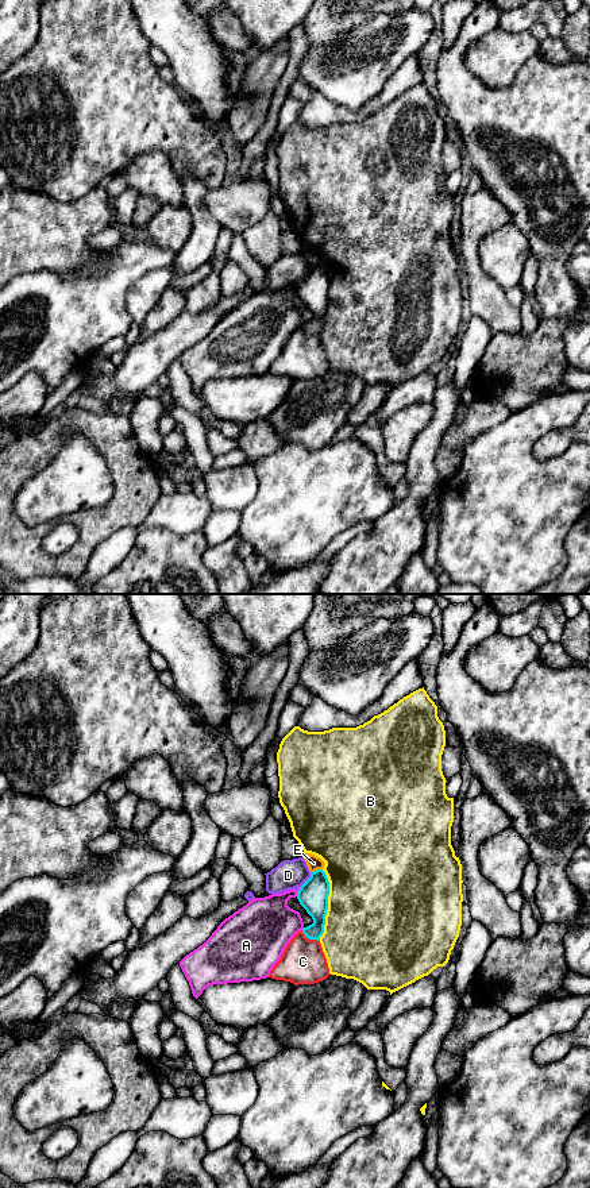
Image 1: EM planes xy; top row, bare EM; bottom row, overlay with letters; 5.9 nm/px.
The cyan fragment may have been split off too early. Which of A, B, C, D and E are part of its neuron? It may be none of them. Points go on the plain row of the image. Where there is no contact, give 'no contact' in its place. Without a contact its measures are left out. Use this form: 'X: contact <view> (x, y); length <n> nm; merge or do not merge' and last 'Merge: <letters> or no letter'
A: contact xy (299, 286); length 60 nm; do not merge
B: contact xy (327, 300); length 420 nm; do not merge
C: contact xy (309, 334); length 130 nm; do not merge
D: contact xy (307, 276); length 120 nm; do not merge
E: contact xy (317, 265); length 80 nm; do not merge
Merge: no letter

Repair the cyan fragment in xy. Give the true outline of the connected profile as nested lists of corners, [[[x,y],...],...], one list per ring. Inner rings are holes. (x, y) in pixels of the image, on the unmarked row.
[[[323,265],[311,267],[311,273],[300,282],[297,294],[312,312],[313,319],[304,323],[302,328],[309,335],[320,336],[324,328],[328,305],[329,277]]]

